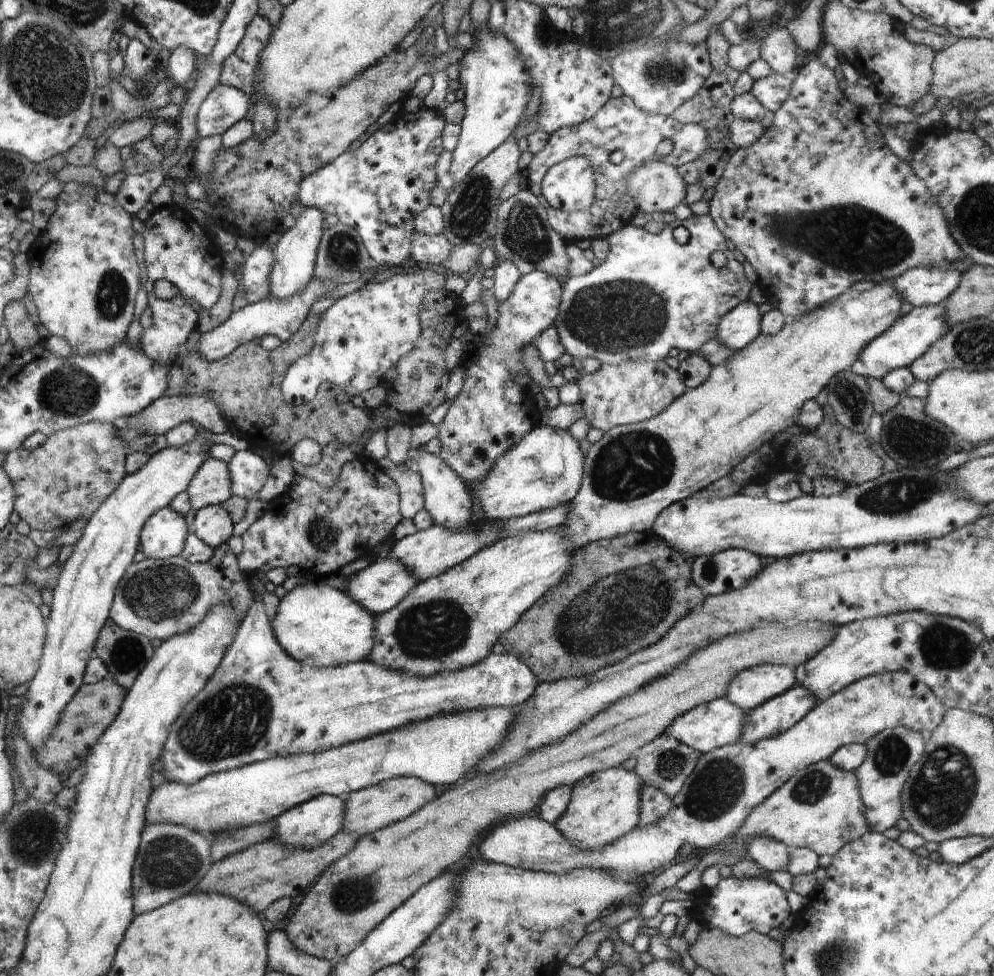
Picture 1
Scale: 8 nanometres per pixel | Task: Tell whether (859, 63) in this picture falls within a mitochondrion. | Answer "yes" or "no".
no

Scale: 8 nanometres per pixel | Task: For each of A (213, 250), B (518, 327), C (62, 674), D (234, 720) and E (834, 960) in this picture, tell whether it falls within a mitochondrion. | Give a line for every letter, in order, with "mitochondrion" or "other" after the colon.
A: other
B: other
C: other
D: mitochondrion
E: mitochondrion

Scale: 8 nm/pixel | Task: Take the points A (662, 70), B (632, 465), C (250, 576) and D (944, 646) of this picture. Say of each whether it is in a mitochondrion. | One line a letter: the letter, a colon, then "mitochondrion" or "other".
A: mitochondrion
B: mitochondrion
C: other
D: mitochondrion

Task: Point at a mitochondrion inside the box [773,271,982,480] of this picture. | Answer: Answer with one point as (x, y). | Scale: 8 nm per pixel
(911, 440)

